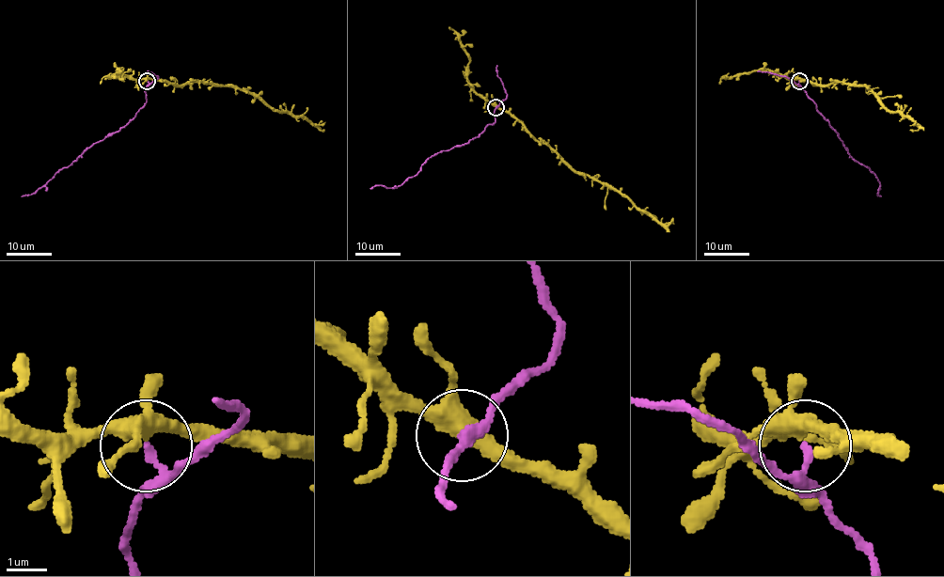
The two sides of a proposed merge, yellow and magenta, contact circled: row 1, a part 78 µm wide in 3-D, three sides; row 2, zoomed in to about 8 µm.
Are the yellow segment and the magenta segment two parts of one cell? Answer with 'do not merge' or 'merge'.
do not merge

